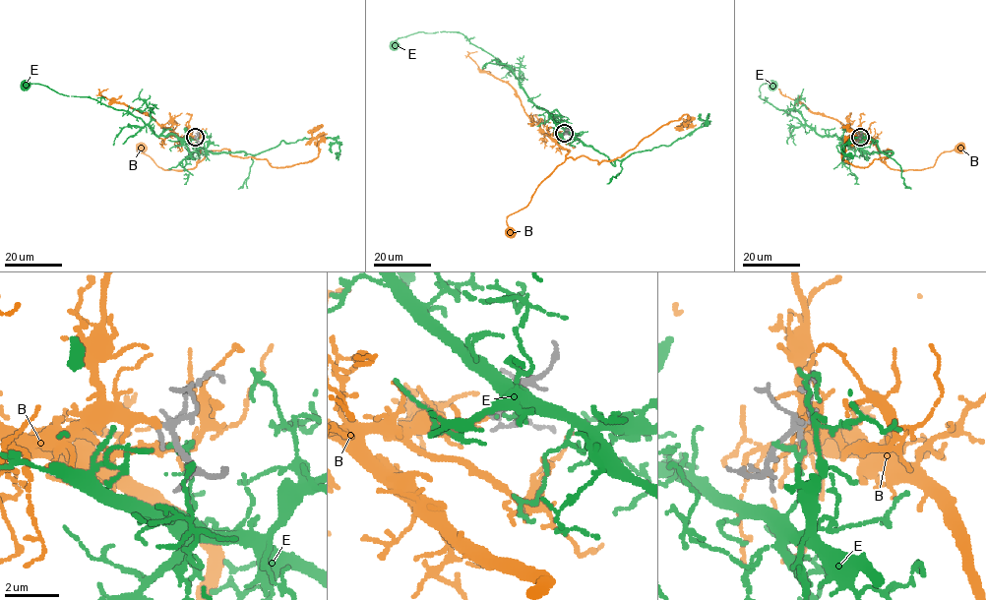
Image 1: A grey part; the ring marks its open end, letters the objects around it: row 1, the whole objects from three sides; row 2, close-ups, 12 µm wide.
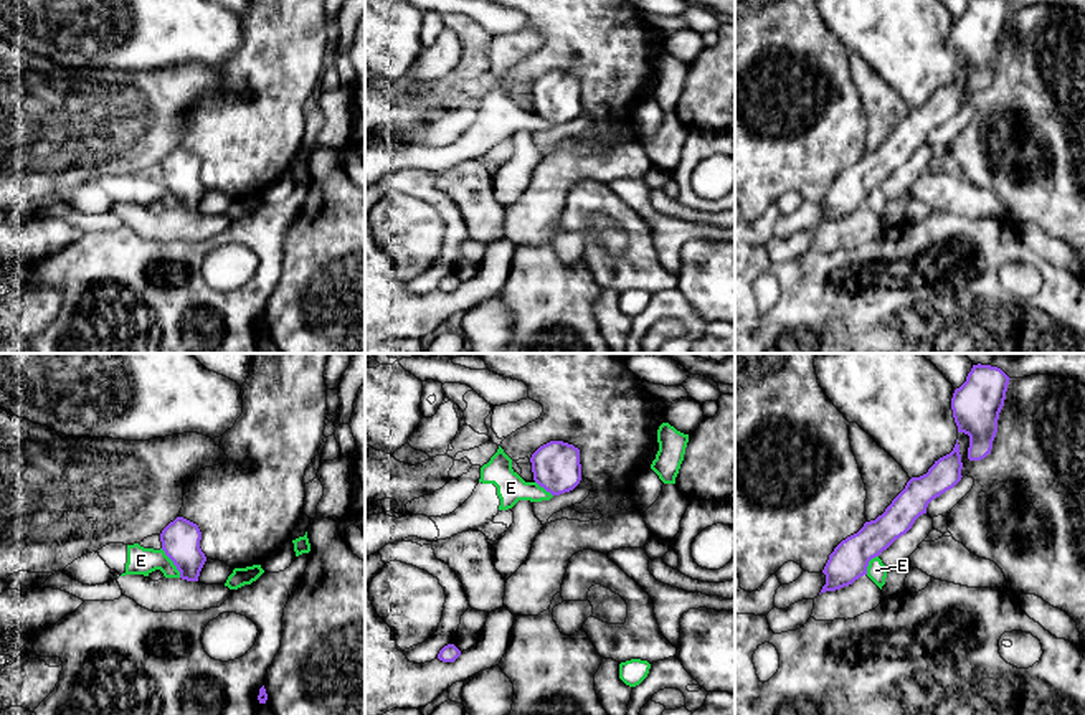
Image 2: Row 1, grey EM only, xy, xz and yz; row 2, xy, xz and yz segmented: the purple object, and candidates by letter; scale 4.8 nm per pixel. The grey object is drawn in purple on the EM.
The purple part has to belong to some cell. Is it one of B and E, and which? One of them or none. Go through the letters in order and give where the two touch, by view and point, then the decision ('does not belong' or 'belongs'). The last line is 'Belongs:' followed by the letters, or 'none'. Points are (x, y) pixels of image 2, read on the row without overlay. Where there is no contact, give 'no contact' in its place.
B: no contact; belongs
E: contact xy (174, 194); does not belong
Belongs: B

